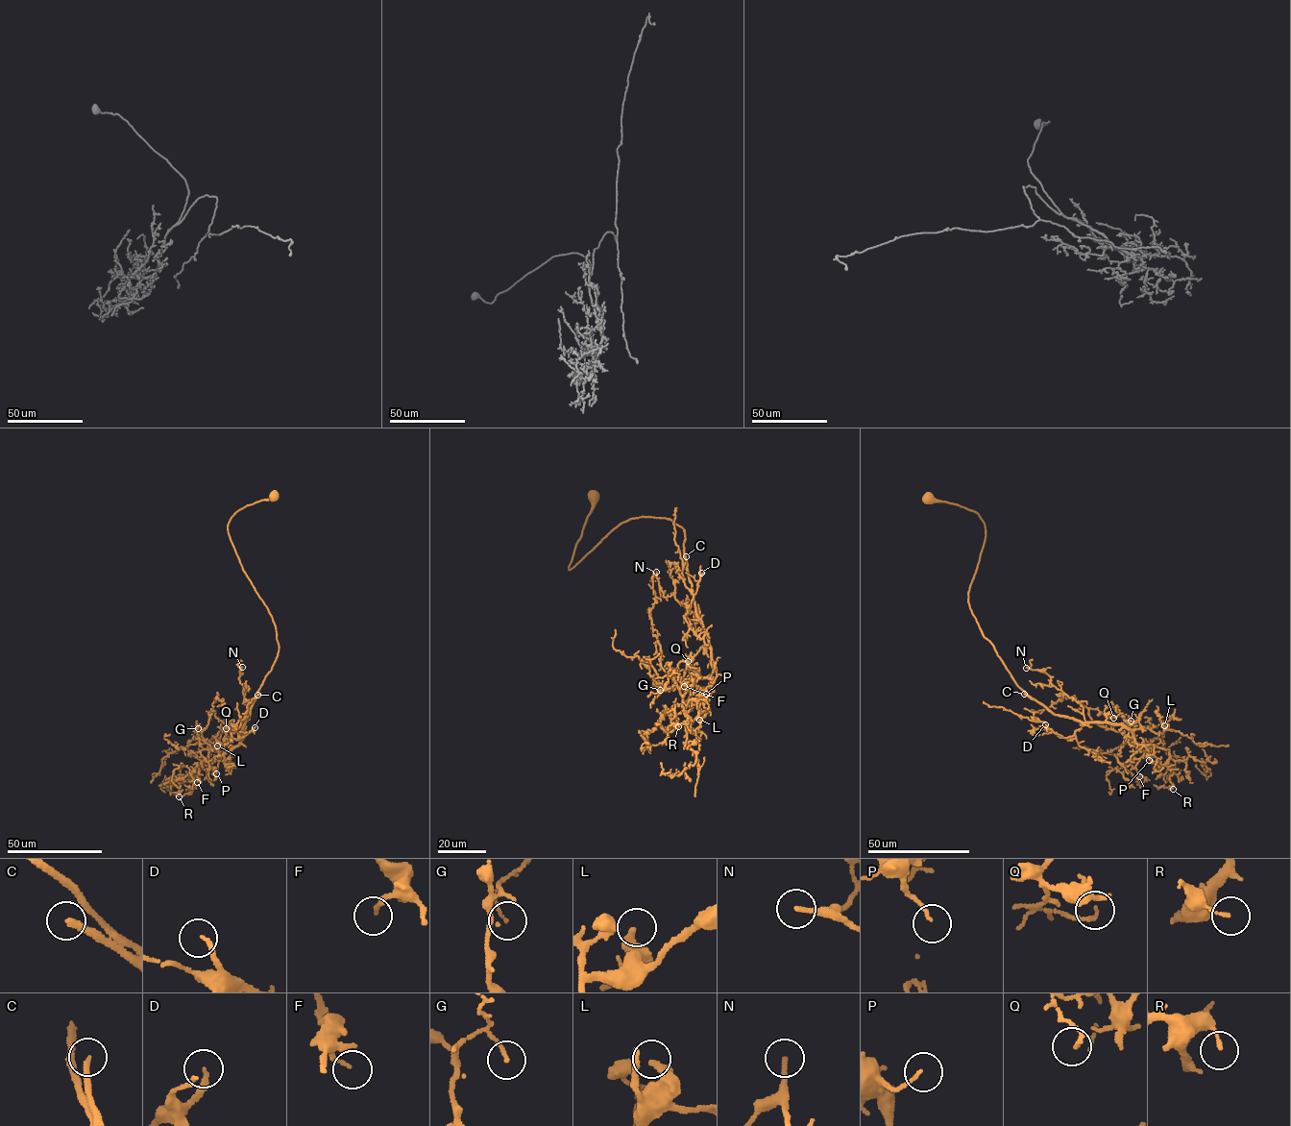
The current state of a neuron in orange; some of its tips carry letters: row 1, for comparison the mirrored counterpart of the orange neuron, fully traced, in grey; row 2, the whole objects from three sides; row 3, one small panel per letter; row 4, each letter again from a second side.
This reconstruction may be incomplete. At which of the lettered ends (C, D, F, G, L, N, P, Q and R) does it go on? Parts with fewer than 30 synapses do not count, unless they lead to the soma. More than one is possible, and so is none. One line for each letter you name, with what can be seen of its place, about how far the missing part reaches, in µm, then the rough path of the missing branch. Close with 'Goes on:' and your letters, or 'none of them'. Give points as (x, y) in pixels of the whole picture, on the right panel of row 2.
C: Place: (1024, 694). Missing length about 300 µm
Goes on: C

